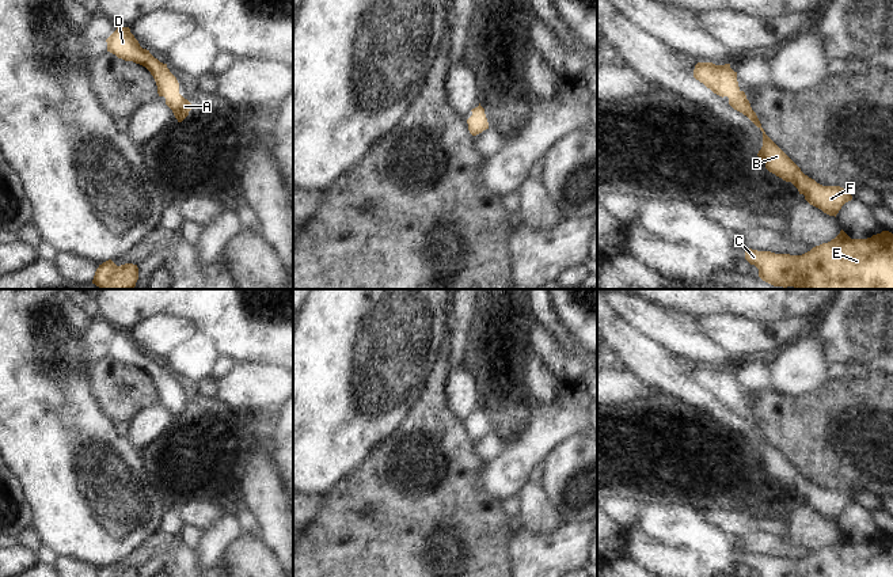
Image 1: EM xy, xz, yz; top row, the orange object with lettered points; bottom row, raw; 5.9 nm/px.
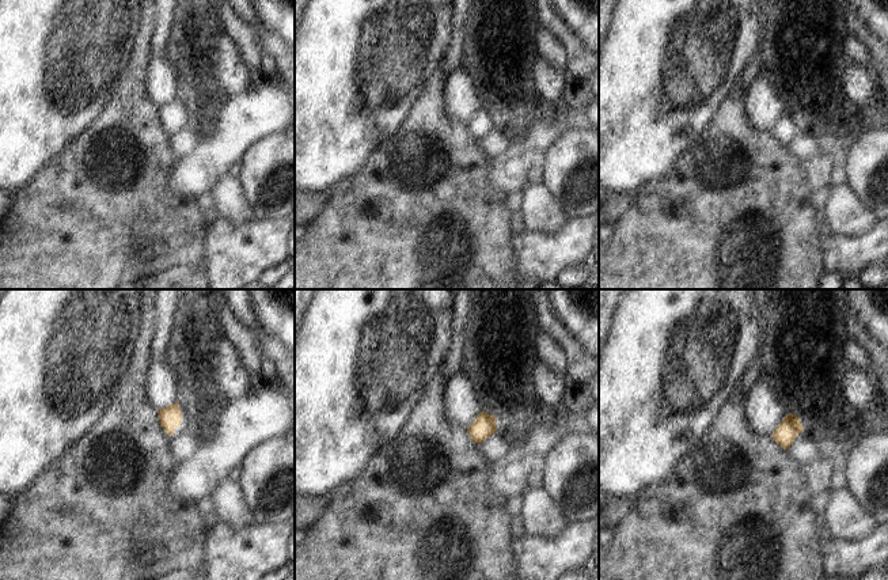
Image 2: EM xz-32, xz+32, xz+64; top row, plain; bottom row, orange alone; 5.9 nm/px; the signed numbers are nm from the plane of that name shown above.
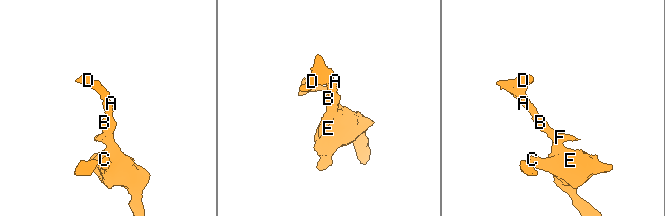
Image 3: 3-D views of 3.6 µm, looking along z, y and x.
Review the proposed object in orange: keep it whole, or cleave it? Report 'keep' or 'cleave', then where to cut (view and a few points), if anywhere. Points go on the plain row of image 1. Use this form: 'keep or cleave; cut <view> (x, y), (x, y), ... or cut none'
keep; cut none

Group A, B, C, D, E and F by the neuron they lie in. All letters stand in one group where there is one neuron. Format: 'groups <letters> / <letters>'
groups A B C D E F

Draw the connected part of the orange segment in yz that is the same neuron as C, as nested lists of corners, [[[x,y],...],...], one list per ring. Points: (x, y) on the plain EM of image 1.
[[[843,534],[828,547],[813,551],[802,559],[775,558],[771,555],[746,554],[745,563],[759,573],[759,577],[893,577],[893,538],[882,535],[867,543],[851,543]]]

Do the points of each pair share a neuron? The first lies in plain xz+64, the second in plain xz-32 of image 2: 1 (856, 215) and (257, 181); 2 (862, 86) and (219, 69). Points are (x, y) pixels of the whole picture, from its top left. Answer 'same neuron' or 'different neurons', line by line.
1: different neurons
2: same neuron

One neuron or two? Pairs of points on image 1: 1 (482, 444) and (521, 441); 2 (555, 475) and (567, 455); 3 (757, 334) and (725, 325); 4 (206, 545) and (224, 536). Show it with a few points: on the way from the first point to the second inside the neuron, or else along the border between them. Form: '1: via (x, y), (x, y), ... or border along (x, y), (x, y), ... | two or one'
1: border along (505, 435), (504, 448), (485, 462) | two
2: via (561, 470), (567, 460) | one
3: via (749, 334), (733, 333) | one
4: via (211, 545), (220, 536) | one

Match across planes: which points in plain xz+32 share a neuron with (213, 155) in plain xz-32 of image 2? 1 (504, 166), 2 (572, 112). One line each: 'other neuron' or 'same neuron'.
1: same neuron
2: same neuron

